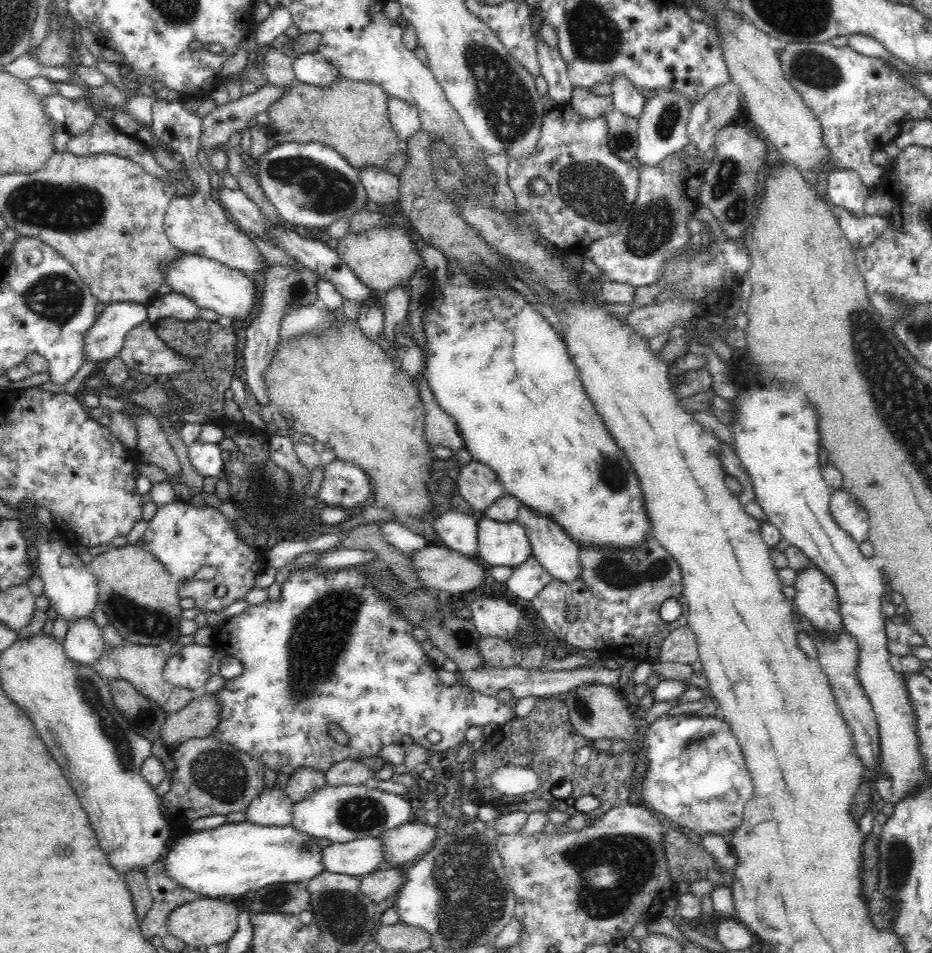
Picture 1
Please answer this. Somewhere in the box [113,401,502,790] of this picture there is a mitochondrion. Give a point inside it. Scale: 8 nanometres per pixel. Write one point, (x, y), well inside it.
(319, 637)

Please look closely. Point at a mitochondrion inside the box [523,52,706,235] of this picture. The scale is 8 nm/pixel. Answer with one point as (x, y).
(591, 191)

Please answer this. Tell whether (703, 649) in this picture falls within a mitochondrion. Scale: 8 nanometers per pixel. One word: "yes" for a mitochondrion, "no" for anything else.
no

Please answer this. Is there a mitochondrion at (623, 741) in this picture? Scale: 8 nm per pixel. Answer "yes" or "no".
no

